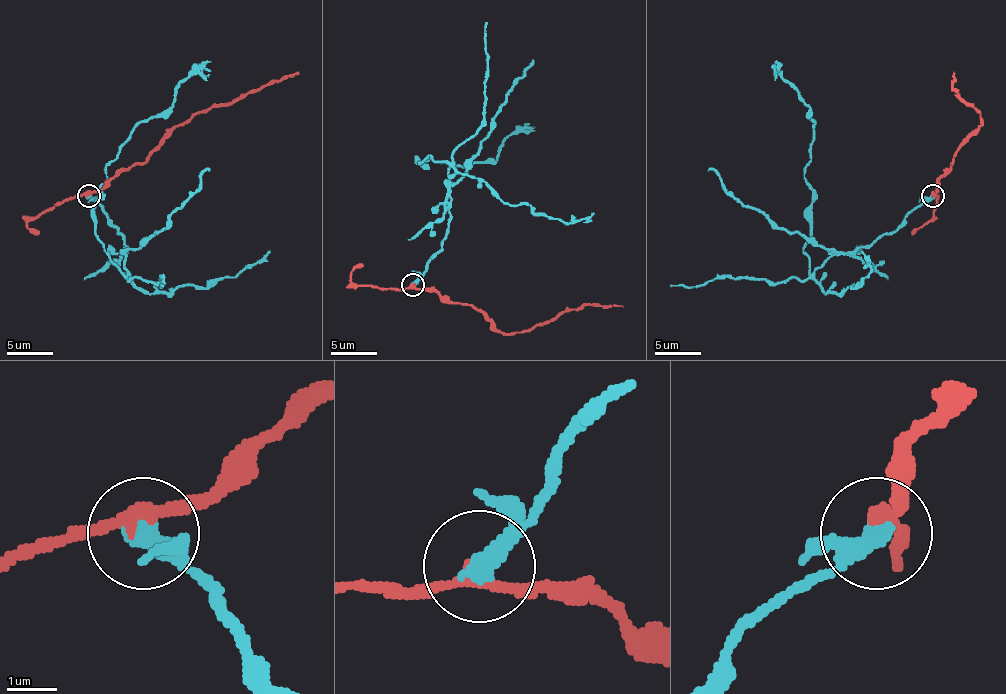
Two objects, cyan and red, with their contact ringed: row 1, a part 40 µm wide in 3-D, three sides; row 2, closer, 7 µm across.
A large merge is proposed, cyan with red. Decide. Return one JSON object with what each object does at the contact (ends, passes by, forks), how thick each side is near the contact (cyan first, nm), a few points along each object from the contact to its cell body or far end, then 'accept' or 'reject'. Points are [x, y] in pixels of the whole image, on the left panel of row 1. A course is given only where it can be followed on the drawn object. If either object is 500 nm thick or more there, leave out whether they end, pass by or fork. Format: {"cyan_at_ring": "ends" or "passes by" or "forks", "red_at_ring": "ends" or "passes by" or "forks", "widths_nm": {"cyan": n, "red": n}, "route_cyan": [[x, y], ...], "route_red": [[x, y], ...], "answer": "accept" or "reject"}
{"cyan_at_ring": "ends", "red_at_ring": "passes by", "widths_nm": {"cyan": 480, "red": 300}, "route_cyan": [[89, 196], [122, 234], [124, 273], [96, 234], [105, 166], [210, 62]], "route_red": [[89, 194], [149, 155], [180, 125], [298, 71]], "answer": "reject"}

